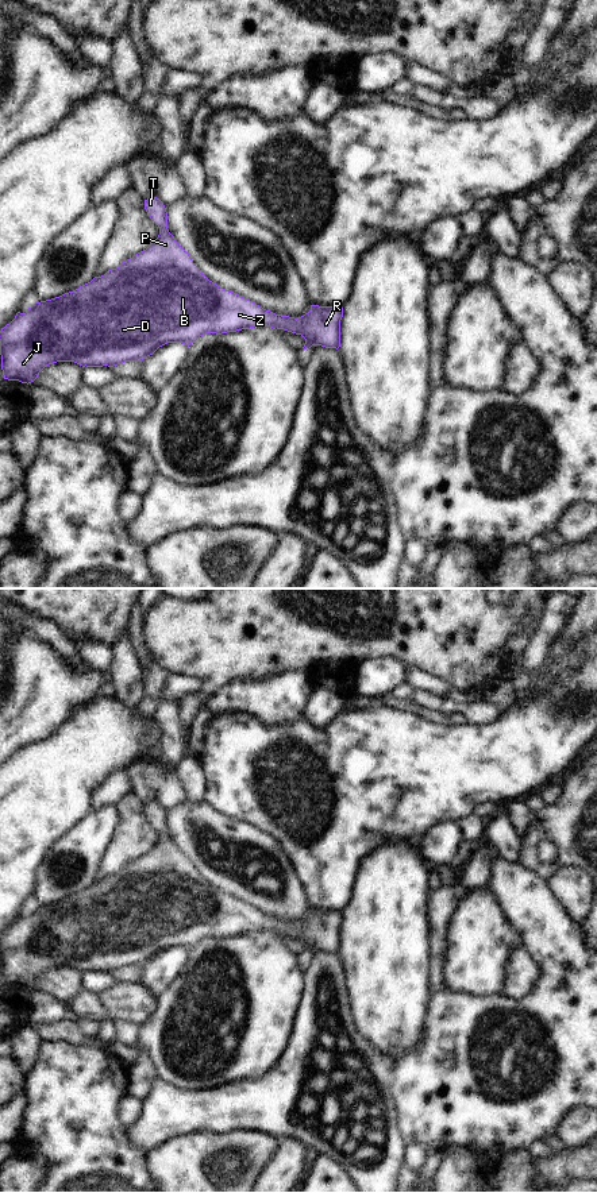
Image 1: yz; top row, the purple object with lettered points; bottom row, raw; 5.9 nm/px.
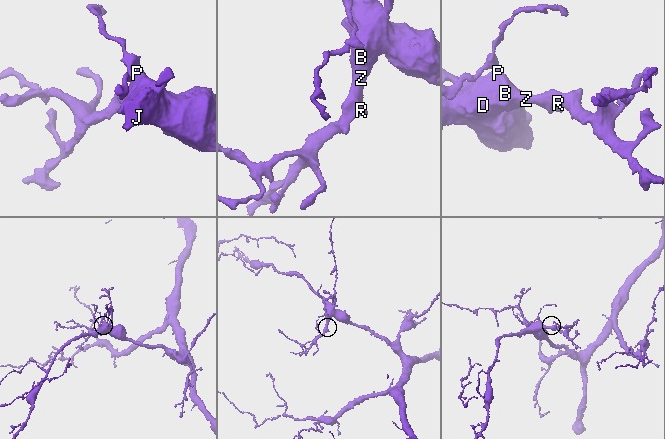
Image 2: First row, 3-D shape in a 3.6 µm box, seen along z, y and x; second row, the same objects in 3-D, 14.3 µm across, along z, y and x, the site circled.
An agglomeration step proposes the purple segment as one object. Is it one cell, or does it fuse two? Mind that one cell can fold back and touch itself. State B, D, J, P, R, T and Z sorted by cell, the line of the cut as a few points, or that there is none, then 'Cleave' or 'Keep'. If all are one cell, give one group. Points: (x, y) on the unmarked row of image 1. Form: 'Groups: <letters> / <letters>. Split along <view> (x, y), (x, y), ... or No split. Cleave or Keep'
Groups: B D J P R T Z. No split. Keep

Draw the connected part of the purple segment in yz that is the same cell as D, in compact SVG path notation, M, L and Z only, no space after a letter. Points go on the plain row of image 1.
M159 803L145 804L145 814L159 831L158 842L146 854L73 896L35 907L26 918L18 916L15 923L1 933L0 960L4 984L28 989L38 982L46 970L57 966L74 966L82 972L113 972L124 966L142 966L167 947L182 947L189 951L205 938L222 939L254 931L270 931L276 935L284 934L301 939L305 943L303 953L307 955L312 950L336 954L340 951L343 912L311 910L311 915L298 923L266 915L255 907L217 891L203 879L169 837L167 816Z

